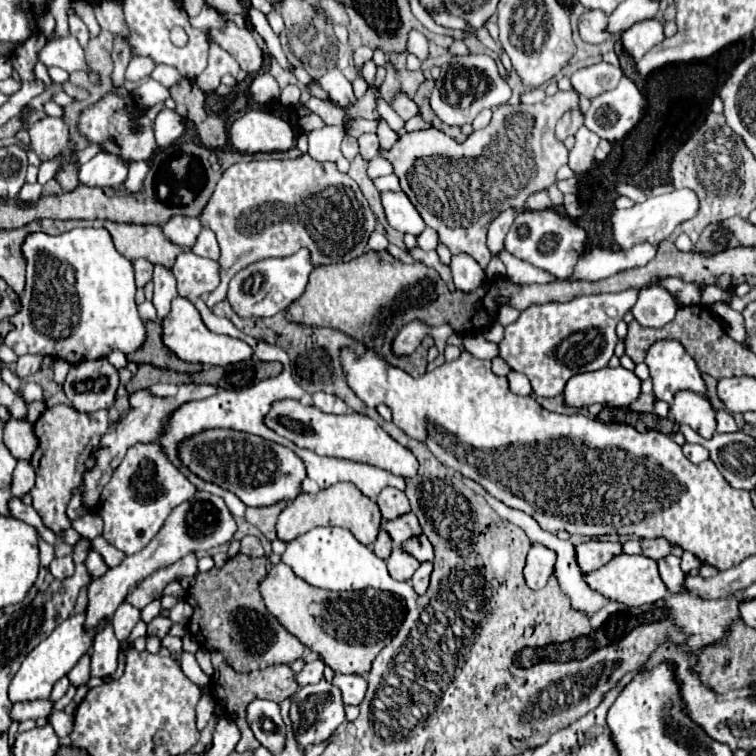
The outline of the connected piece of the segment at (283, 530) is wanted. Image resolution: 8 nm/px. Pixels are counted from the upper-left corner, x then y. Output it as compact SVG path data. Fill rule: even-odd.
M336 483L336 487L322 489L316 495L300 493L292 503L288 503L288 507L278 517L276 535L278 535L280 541L288 543L288 541L308 533L314 527L336 525L336 527L344 527L344 529L352 531L352 535L362 545L372 545L376 541L378 531L380 531L380 521L382 521L380 509L378 509L378 505L372 499L362 495L362 491L352 487L352 483Z

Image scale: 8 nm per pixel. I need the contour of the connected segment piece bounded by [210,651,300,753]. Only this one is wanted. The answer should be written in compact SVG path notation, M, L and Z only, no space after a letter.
M212 651L212 665L214 665L214 675L212 675L212 681L210 681L210 687L212 687L212 697L218 701L224 701L224 711L230 719L236 721L236 725L240 727L242 731L242 737L236 745L236 751L238 753L244 753L248 749L256 751L260 747L260 743L256 741L254 733L250 731L248 727L248 721L246 721L246 707L254 701L254 699L270 699L270 701L284 701L288 697L292 697L300 685L296 683L296 673L292 671L292 667L288 665L272 665L272 667L266 667L266 669L260 669L260 671L252 671L252 673L236 673L232 667L226 665L226 661L222 659L222 653L220 651Z

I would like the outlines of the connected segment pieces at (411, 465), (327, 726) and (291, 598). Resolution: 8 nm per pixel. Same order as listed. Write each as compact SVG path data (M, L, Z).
M284 399L272 405L272 411L268 413L266 423L276 433L296 443L298 447L310 449L318 455L374 465L404 479L410 479L418 473L418 459L412 455L412 451L402 447L398 441L394 441L374 419L362 413L330 415L312 405L302 405L300 401L294 401L294 399Z
M320 681L316 685L306 685L302 687L294 697L292 697L292 707L290 707L290 719L296 731L296 739L302 747L316 745L324 739L328 739L338 725L346 721L344 717L344 703L342 703L342 691L334 687L328 681Z
M284 563L270 567L268 577L260 583L260 593L268 611L310 651L320 653L324 663L330 665L336 673L368 673L376 655L392 641L394 623L398 633L398 627L406 617L406 603L402 597L398 597L396 609L394 593L376 589L362 589L350 593L318 589L296 577L294 571Z

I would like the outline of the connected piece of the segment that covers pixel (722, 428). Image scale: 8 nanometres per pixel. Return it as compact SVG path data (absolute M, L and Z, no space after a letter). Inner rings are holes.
M720 409L716 413L716 419L718 419L718 429L716 429L718 433L736 433L738 431L738 425L736 425L734 417L728 411Z

